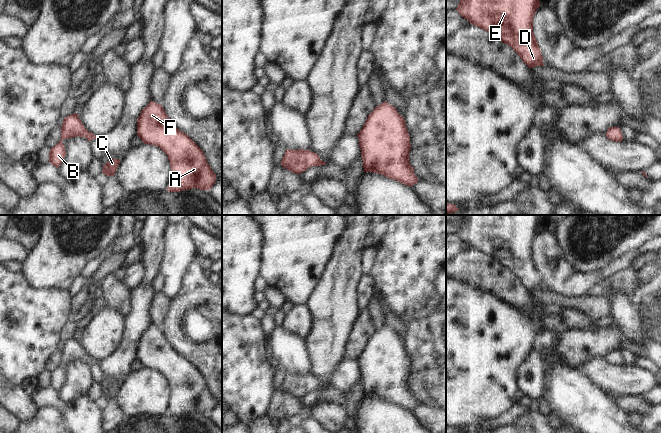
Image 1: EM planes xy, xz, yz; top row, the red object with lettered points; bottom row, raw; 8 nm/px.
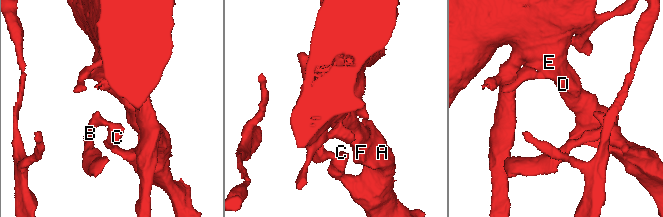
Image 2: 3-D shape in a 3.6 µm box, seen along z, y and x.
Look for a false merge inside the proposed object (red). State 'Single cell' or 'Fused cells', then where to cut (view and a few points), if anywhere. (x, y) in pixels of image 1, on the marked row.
Single cell. No split

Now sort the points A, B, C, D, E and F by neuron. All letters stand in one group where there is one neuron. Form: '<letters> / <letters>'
A B C D E F

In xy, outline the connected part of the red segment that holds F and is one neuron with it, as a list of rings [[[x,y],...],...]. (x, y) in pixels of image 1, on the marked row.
[[[151,100],[141,111],[137,119],[137,136],[144,144],[157,146],[168,156],[171,174],[167,191],[192,188],[204,191],[215,184],[216,174],[203,151],[170,121],[162,105]]]

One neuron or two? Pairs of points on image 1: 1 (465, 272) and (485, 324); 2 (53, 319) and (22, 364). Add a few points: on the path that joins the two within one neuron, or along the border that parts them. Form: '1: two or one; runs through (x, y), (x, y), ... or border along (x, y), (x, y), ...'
1: two; border along (456, 278), (491, 292)
2: one; runs through (44, 330), (35, 339), (35, 349), (31, 353)

